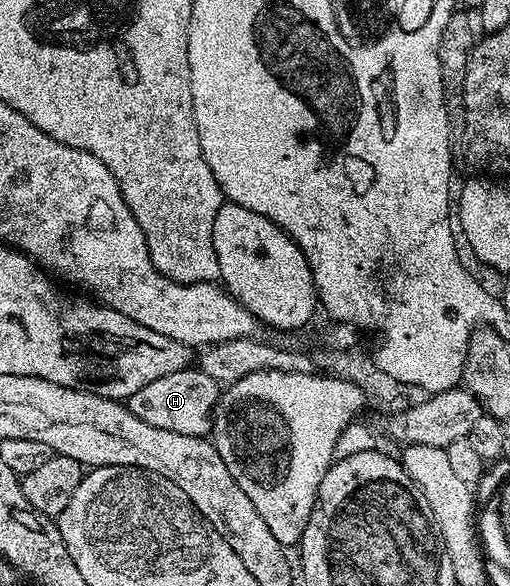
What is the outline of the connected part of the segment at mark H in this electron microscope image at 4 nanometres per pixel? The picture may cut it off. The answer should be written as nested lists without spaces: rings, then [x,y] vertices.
[[[187,368],[152,380],[152,384],[140,388],[140,392],[132,392],[124,404],[132,416],[140,416],[140,420],[152,424],[152,428],[168,428],[168,432],[180,432],[180,436],[200,438],[211,433],[219,393],[220,383],[216,379],[205,375],[199,368]]]

